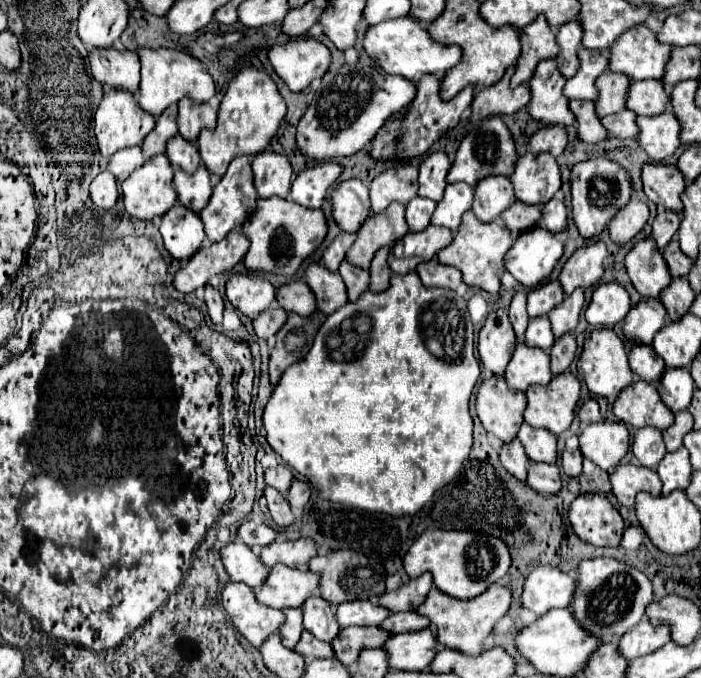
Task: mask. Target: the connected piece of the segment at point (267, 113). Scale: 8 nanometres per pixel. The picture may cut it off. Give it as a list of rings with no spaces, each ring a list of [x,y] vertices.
[[[245,68],[241,70],[229,84],[221,106],[219,106],[219,118],[215,130],[203,130],[199,136],[199,154],[203,158],[203,164],[209,168],[209,172],[217,178],[221,178],[229,166],[229,162],[235,156],[255,156],[263,150],[267,150],[269,142],[279,130],[281,120],[285,118],[285,100],[277,92],[277,86],[273,80],[257,70],[257,68]]]

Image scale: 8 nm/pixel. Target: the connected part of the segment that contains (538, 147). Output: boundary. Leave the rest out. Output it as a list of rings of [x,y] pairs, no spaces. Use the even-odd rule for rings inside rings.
[[[559,126],[537,130],[529,142],[533,156],[547,152],[553,158],[557,158],[565,150],[565,146],[567,146],[567,132],[565,132],[565,128],[559,128]]]

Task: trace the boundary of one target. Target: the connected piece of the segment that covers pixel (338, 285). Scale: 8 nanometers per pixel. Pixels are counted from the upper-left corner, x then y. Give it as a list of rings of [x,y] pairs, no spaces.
[[[309,264],[305,280],[317,298],[317,310],[323,312],[325,316],[347,304],[343,278],[335,272],[329,272],[323,264]]]

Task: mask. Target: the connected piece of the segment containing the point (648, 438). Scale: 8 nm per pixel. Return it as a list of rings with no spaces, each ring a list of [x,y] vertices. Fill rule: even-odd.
[[[657,428],[637,430],[633,440],[633,454],[641,466],[655,468],[655,464],[659,464],[659,460],[663,460],[663,456],[667,454],[661,432]]]

